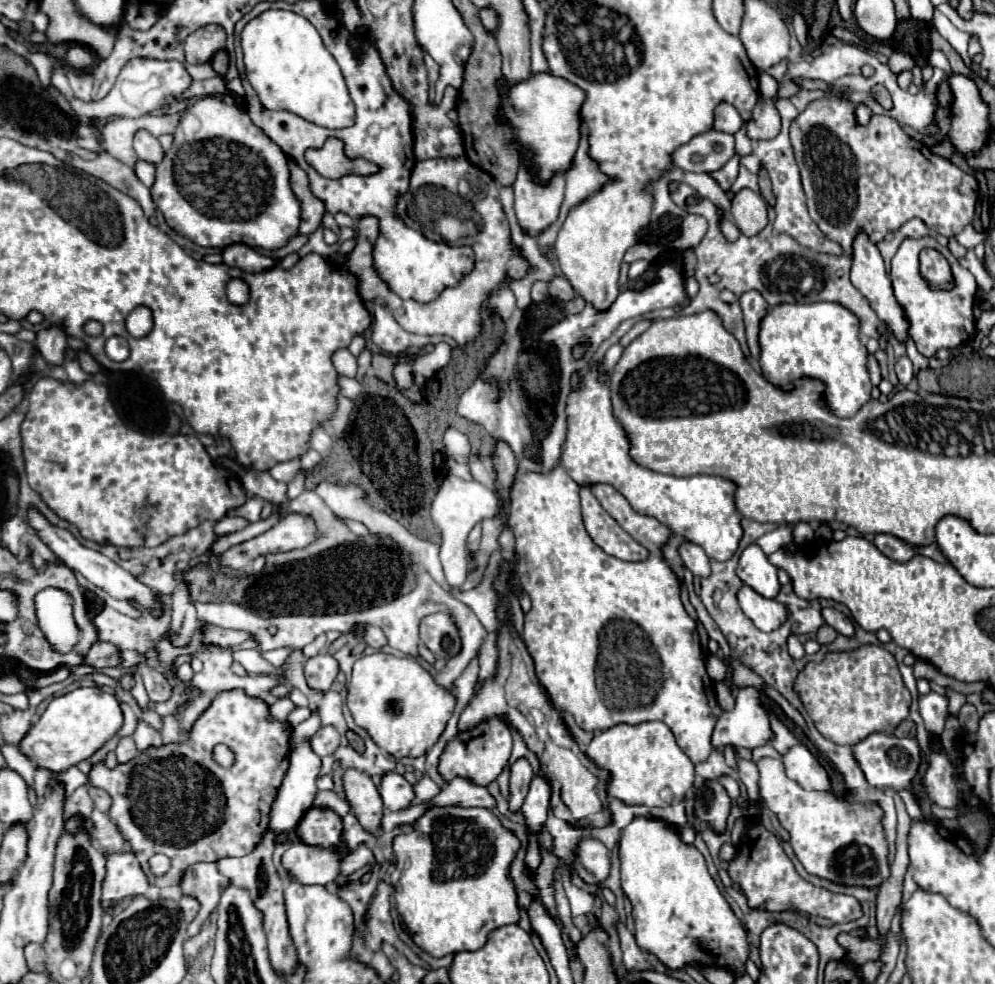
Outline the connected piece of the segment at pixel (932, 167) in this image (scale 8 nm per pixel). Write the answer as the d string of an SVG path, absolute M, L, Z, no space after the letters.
M819 98L809 102L807 108L793 120L791 146L801 170L801 182L813 222L829 240L839 242L847 254L851 254L851 242L859 228L865 228L873 242L881 242L887 234L899 230L901 224L917 216L929 228L953 238L973 220L977 204L977 180L945 158L941 158L941 166L937 166L929 158L935 154L929 148L925 152L923 144L915 144L915 140L905 134L901 124L887 114L873 116L869 126L857 128L853 124L853 104L849 100Z

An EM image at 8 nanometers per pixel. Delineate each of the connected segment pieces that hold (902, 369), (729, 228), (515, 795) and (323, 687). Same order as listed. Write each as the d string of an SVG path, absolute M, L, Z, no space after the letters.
M901 356L901 358L897 360L895 372L897 372L897 378L899 378L899 382L901 382L903 386L907 386L907 384L913 380L913 376L915 376L913 364L911 364L911 360L909 360L907 356Z
M719 212L719 216L721 216L721 232L723 232L723 236L725 236L729 242L735 242L735 240L741 236L739 228L737 228L731 220L723 218L723 214L721 214L721 212Z
M519 758L515 764L511 764L511 796L509 796L511 810L521 808L523 798L527 796L531 778L533 778L533 768L527 758Z
M323 652L323 654L317 654L313 658L309 658L305 662L305 678L307 678L307 686L313 688L313 690L319 690L323 694L329 692L335 676L339 672L339 664L337 660Z

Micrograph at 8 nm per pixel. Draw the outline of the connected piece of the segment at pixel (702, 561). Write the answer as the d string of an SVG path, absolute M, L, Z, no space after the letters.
M683 542L679 546L679 556L683 560L683 564L695 574L695 576L709 576L711 568L709 568L709 558L705 554L705 550L693 542Z

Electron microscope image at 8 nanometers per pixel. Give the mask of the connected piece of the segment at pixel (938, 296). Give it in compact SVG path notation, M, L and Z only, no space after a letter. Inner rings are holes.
M921 238L921 240L903 240L899 246L897 254L891 260L891 282L893 282L893 294L899 306L905 312L905 318L909 322L909 336L913 338L917 350L931 358L935 356L941 348L955 348L963 342L967 342L975 334L975 320L971 312L965 310L961 300L975 300L975 278L969 270L959 266L957 258L941 244L937 244L935 238ZM923 248L933 248L947 256L947 262L951 266L951 276L953 276L953 288L943 290L943 288L931 288L927 280L921 276L919 270L919 254Z

